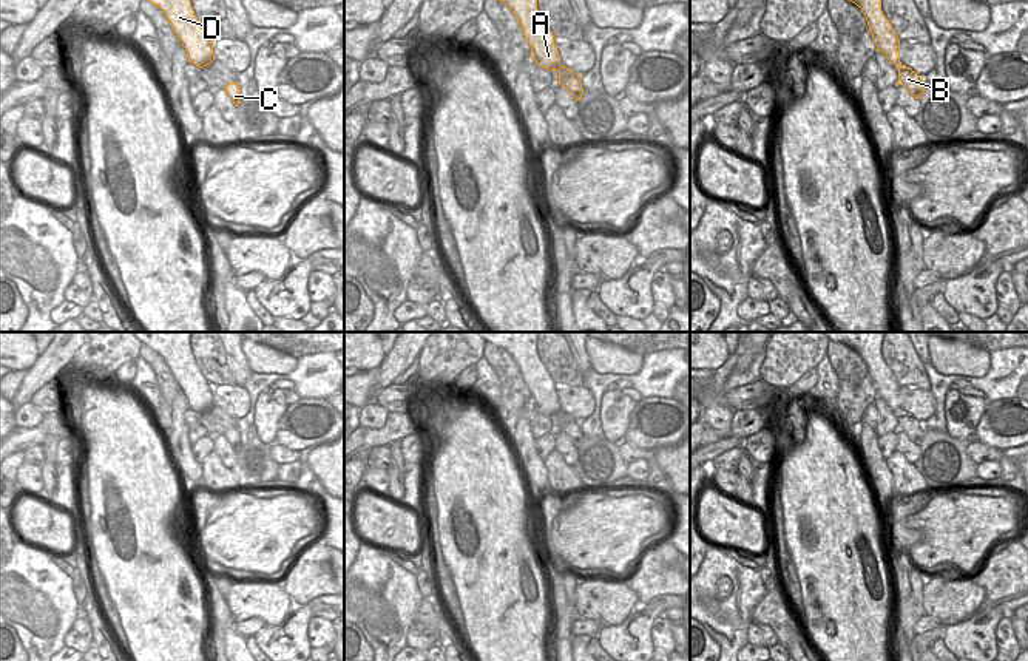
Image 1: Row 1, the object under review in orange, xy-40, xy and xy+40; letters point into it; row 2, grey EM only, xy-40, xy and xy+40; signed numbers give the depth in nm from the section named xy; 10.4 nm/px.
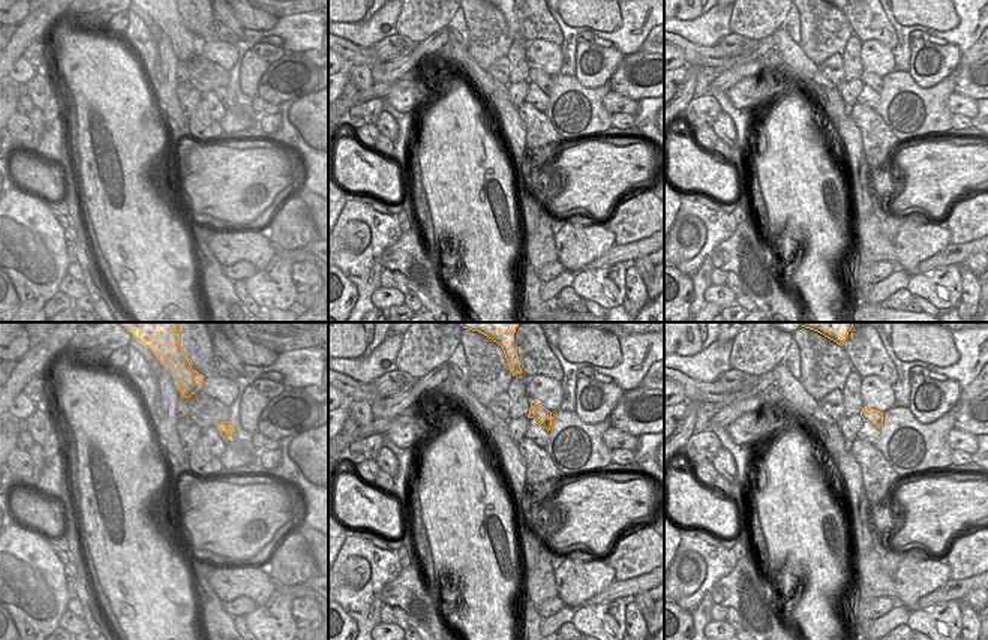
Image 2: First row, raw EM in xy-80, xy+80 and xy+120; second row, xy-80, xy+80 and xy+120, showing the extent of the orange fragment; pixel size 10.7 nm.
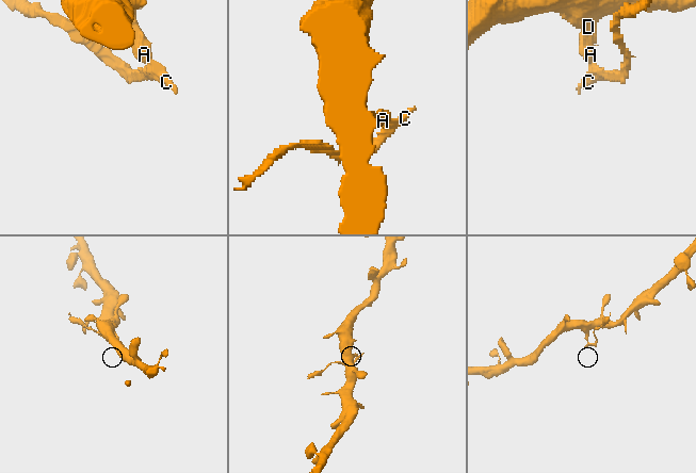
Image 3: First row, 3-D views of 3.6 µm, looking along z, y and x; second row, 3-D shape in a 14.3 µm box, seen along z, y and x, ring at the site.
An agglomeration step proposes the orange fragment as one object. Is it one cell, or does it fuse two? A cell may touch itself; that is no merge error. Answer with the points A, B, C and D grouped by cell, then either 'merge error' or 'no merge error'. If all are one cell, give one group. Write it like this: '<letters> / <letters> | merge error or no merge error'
A D / B C | merge error

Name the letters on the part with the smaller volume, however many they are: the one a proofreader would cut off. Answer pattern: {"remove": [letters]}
{"remove": ["B", "C"]}

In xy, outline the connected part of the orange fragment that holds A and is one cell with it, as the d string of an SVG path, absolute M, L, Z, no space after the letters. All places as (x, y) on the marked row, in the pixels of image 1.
M500 0L516 15L526 42L531 46L534 62L551 71L560 65L557 39L550 31L537 9L537 0Z

